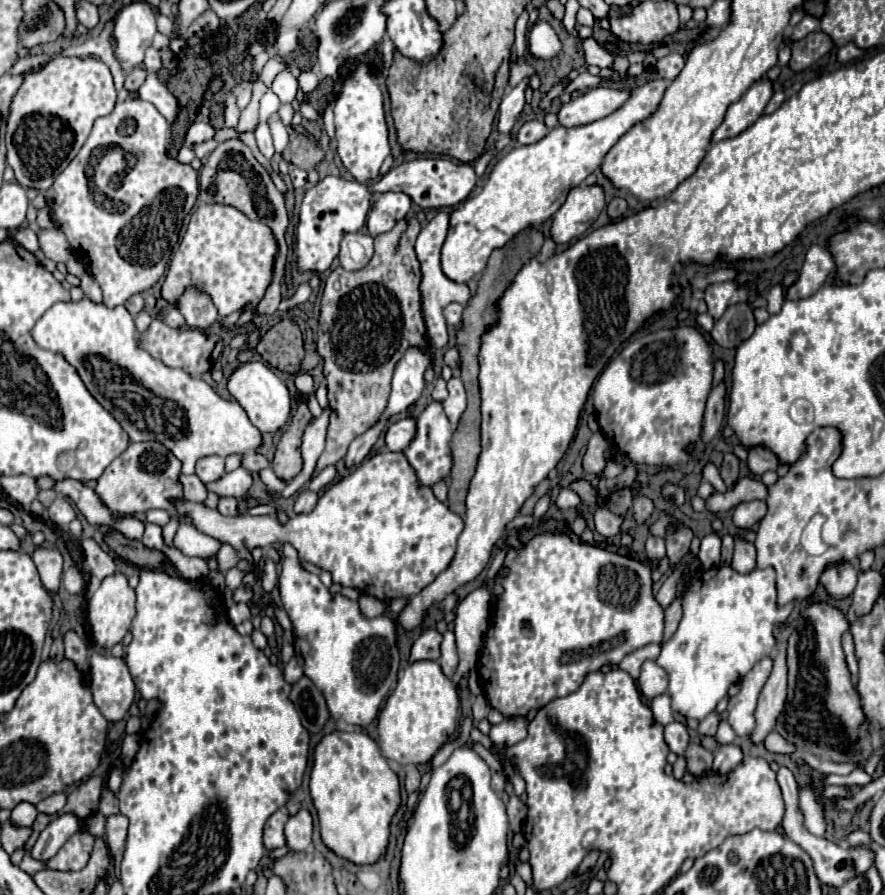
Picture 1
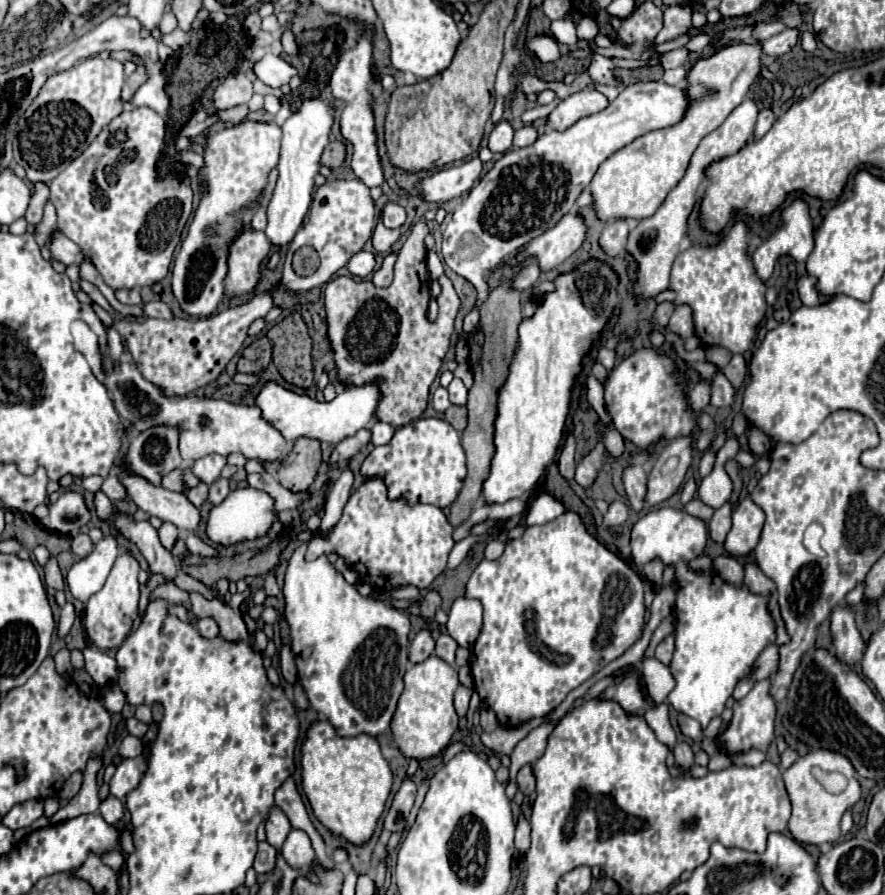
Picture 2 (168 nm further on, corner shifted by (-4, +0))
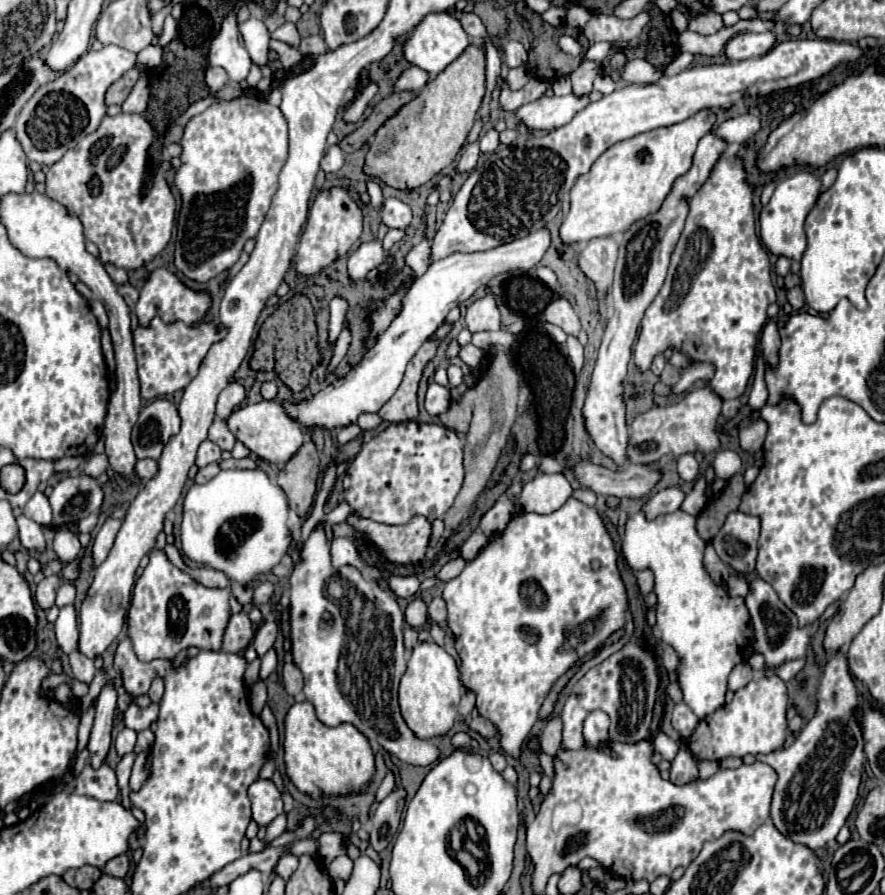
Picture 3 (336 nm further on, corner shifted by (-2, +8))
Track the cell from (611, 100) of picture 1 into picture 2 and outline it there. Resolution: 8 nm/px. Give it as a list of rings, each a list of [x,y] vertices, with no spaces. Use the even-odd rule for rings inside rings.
[[[582,89],[566,99],[562,99],[554,111],[546,117],[546,125],[556,131],[564,131],[570,125],[574,125],[578,119],[594,115],[602,109],[606,109],[608,99],[596,91],[596,89]]]

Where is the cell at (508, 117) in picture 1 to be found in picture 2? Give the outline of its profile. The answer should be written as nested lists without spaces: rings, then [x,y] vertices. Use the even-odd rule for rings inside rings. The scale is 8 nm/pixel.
[[[500,121],[488,137],[488,149],[492,153],[506,153],[512,147],[512,137],[514,137],[512,125],[508,121]]]

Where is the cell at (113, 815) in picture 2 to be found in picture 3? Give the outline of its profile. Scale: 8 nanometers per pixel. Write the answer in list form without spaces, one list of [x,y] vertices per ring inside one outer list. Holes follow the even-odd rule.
[[[88,763],[84,771],[78,775],[74,785],[78,795],[88,795],[98,801],[116,801],[120,795],[120,789],[116,785],[114,769],[102,763],[100,769],[92,769]]]

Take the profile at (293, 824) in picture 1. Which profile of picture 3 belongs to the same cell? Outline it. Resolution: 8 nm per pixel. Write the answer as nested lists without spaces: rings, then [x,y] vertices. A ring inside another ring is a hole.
[[[294,853],[282,855],[280,861],[278,861],[278,865],[276,865],[276,873],[282,875],[284,879],[290,879],[290,875],[292,875],[292,873],[296,871],[296,867],[298,867],[298,861],[300,861],[300,857],[296,857]]]

